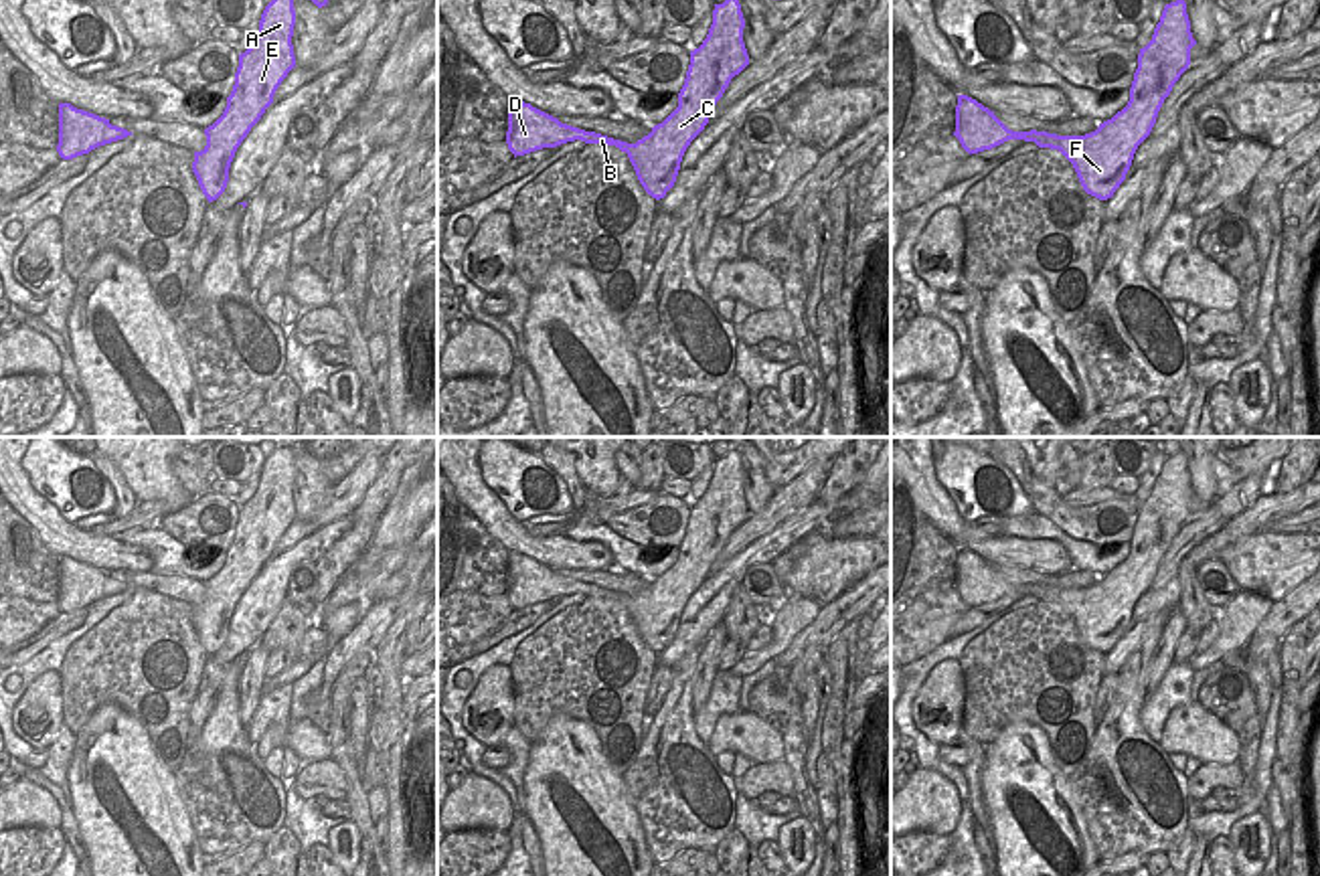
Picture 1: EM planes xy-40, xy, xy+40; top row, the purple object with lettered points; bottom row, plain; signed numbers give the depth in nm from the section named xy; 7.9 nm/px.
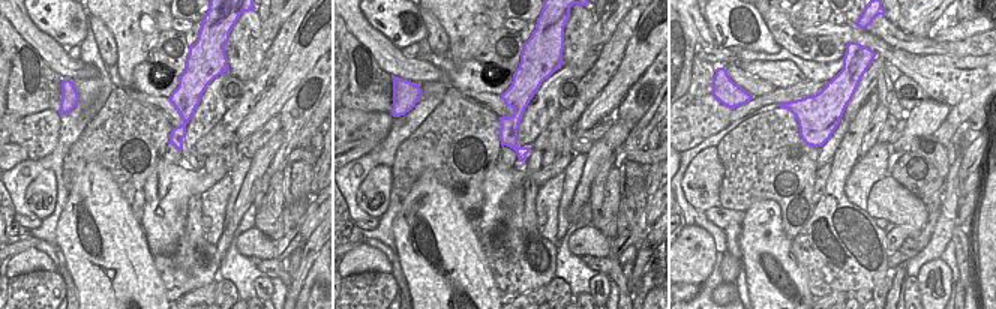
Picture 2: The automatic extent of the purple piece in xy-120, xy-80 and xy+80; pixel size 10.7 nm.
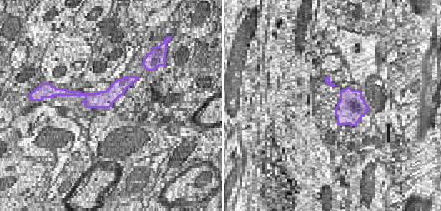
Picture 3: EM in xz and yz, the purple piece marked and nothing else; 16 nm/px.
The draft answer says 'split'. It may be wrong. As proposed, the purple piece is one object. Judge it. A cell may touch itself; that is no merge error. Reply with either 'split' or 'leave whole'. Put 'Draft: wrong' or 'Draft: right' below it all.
leave whole
Draft: wrong

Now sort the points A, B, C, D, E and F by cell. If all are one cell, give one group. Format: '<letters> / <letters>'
A B C D E F

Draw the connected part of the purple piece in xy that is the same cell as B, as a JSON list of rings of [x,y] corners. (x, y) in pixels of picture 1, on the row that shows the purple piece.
[[[739,0],[715,4],[707,38],[690,51],[678,107],[636,144],[561,123],[530,103],[508,99],[508,150],[516,158],[575,140],[615,146],[628,154],[644,190],[656,200],[664,198],[676,182],[686,148],[709,123],[711,111],[731,79],[749,65],[743,28],[745,18]]]

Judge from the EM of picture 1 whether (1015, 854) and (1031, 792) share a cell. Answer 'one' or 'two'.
one

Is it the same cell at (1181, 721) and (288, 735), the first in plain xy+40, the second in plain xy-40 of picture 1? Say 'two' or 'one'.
one

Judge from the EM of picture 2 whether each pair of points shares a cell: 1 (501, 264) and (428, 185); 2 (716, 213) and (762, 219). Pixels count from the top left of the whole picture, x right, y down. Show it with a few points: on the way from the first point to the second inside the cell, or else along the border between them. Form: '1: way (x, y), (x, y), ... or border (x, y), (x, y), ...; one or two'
1: border (482, 246), (494, 279); two
2: border (746, 212), (740, 224); two

